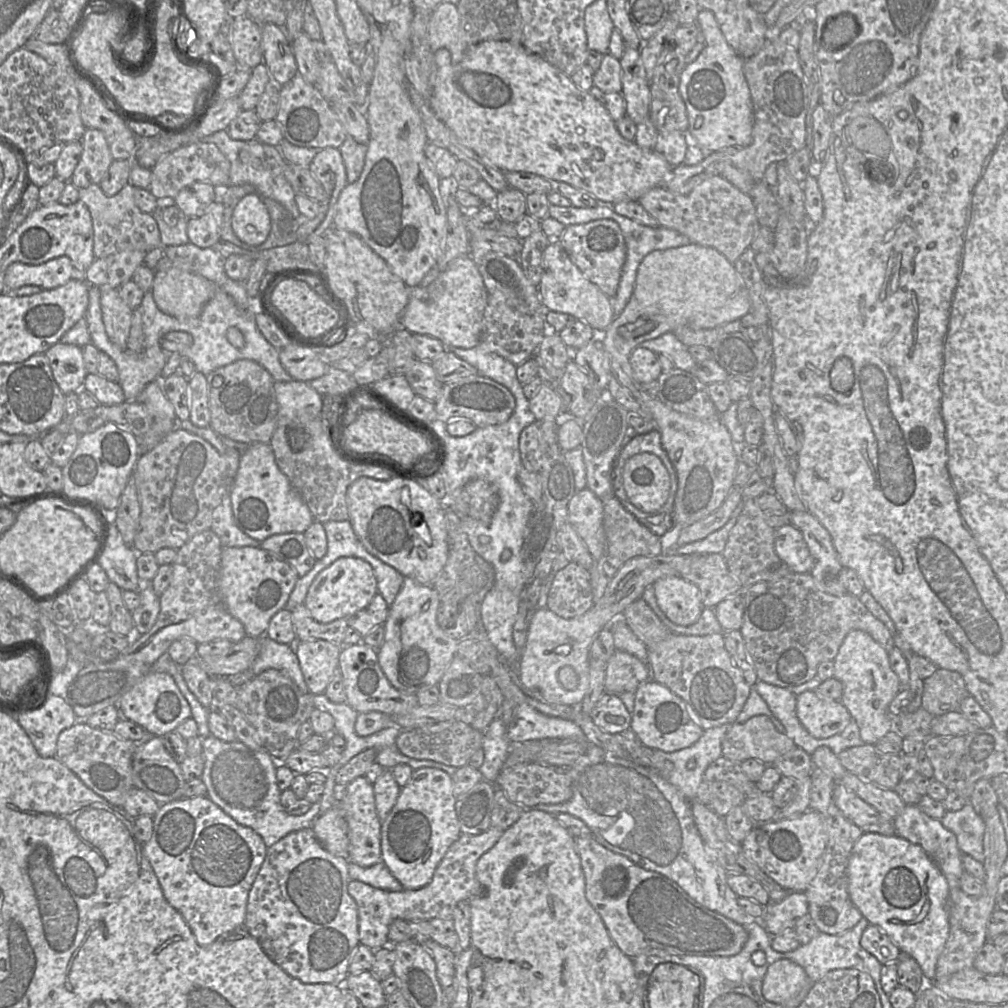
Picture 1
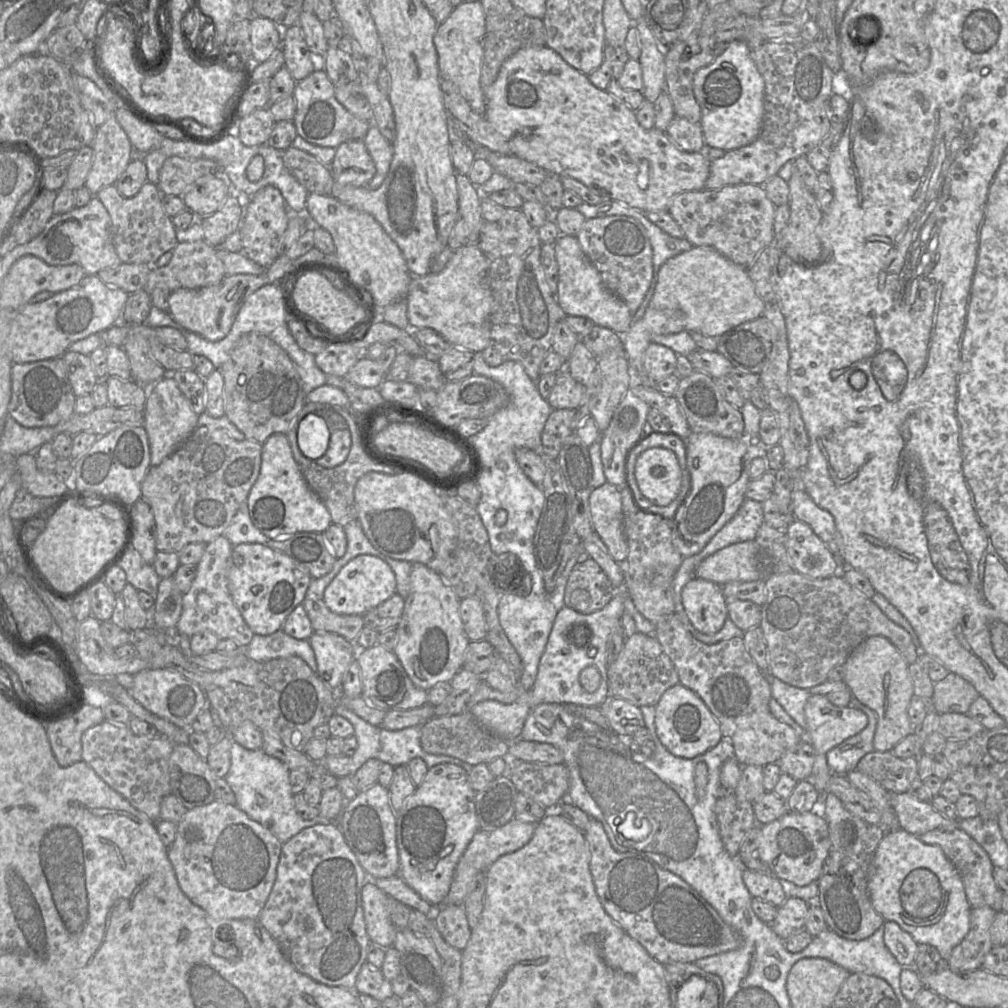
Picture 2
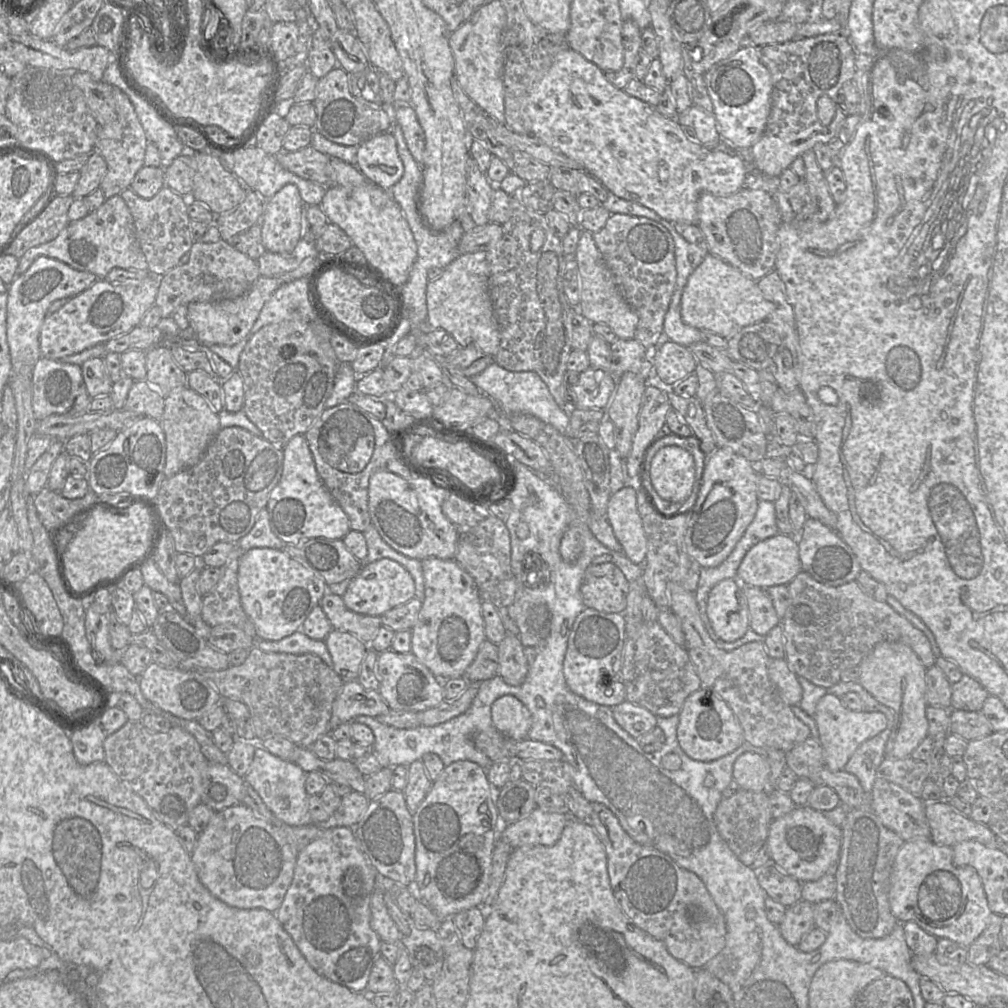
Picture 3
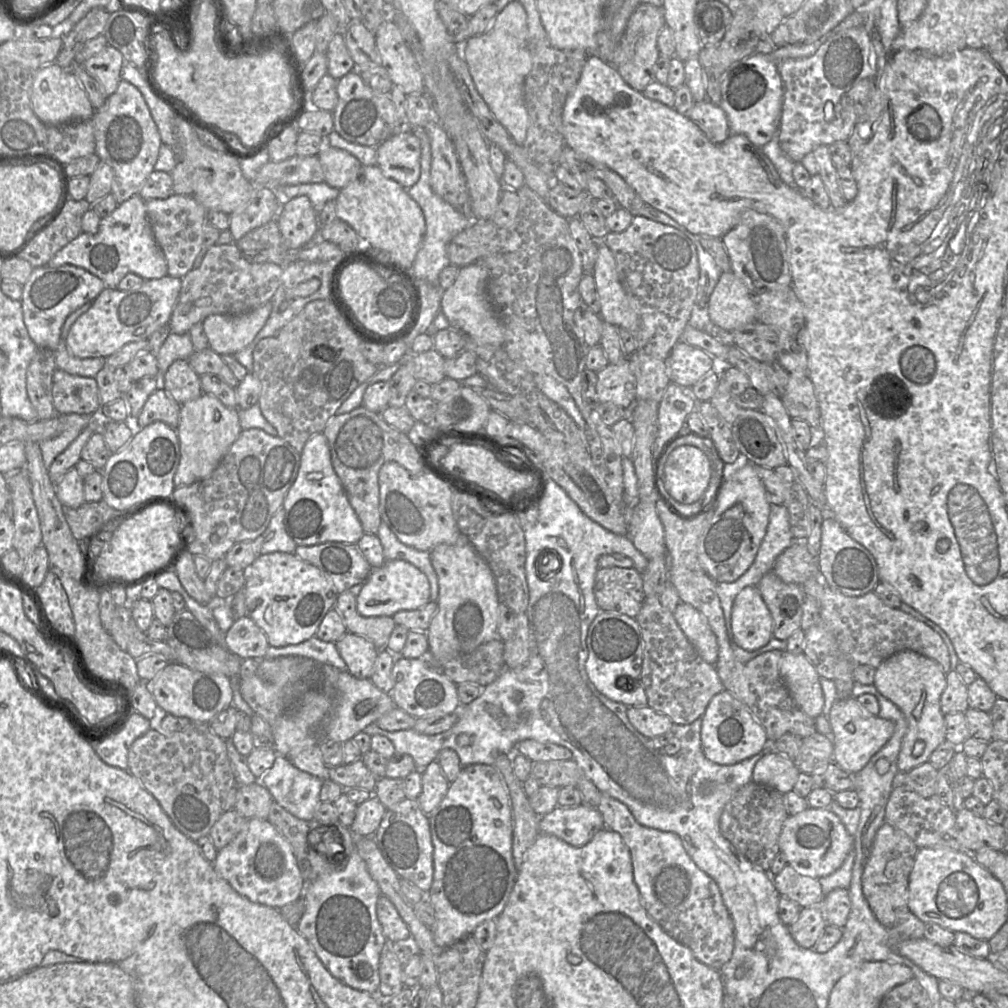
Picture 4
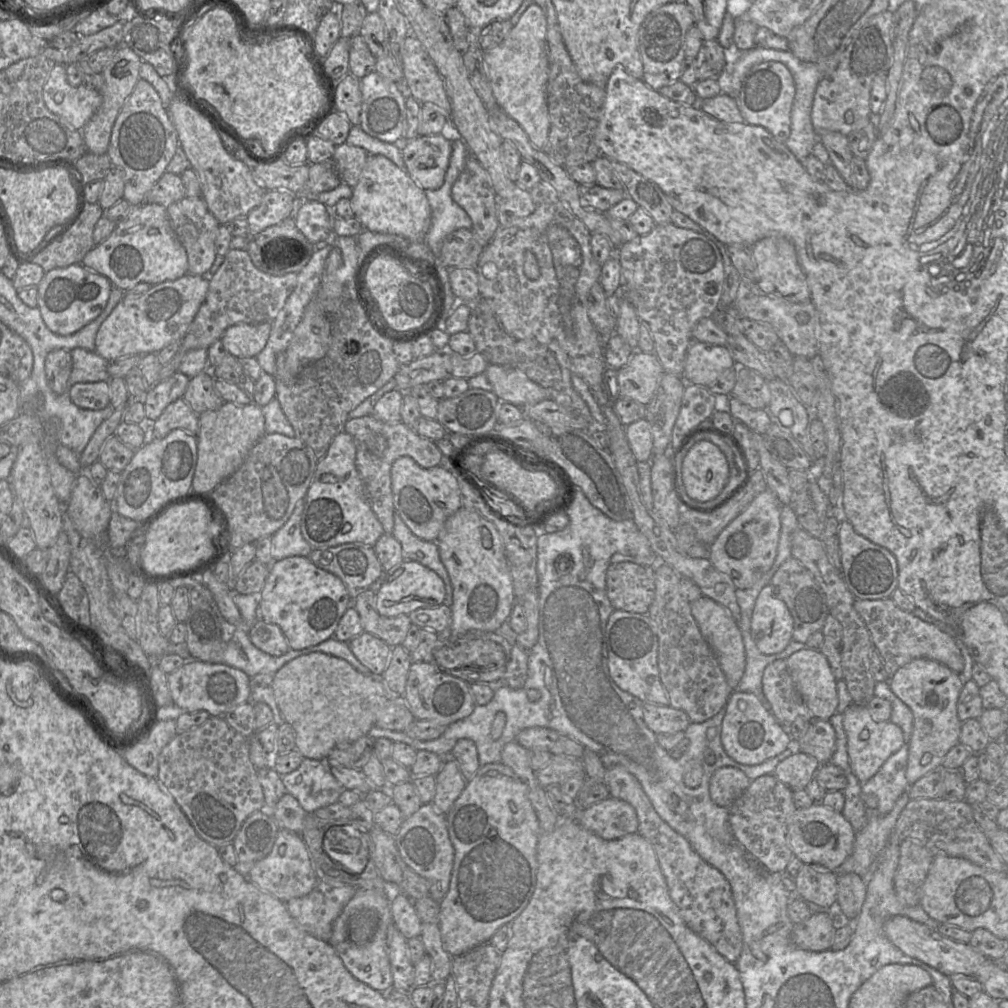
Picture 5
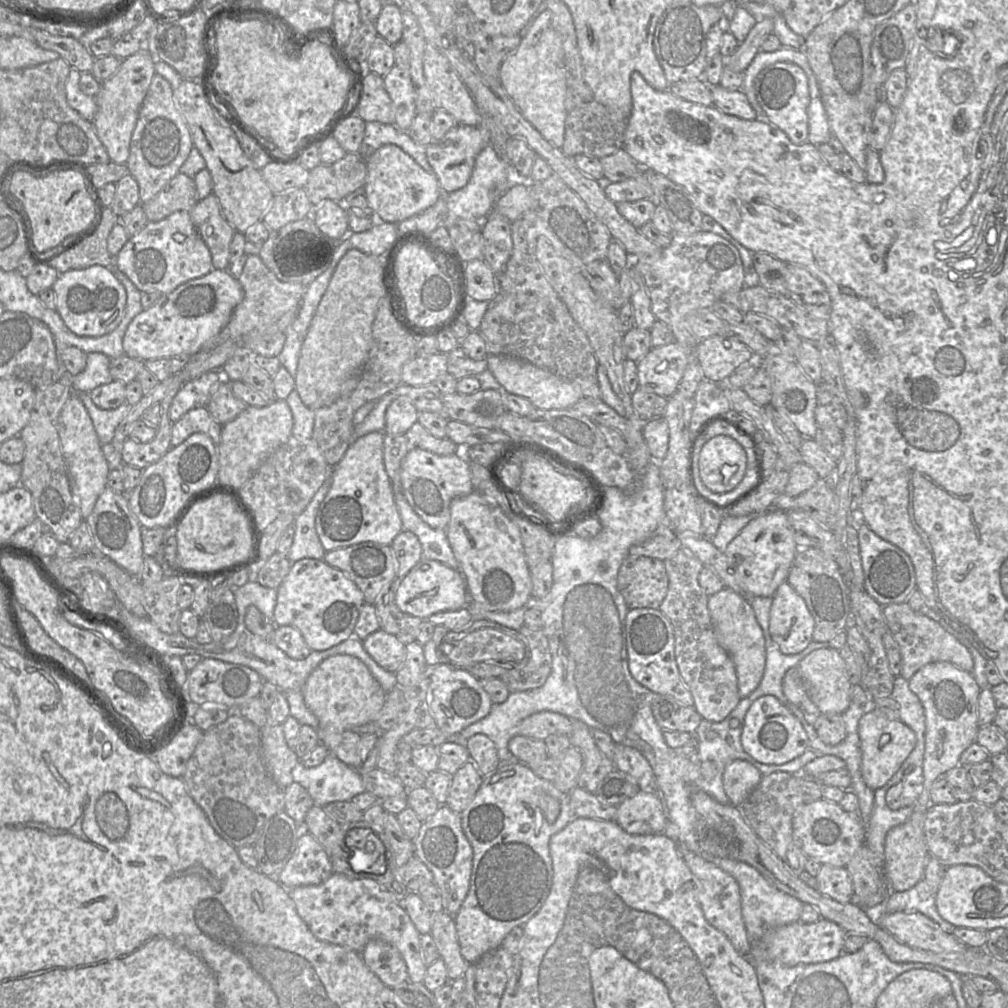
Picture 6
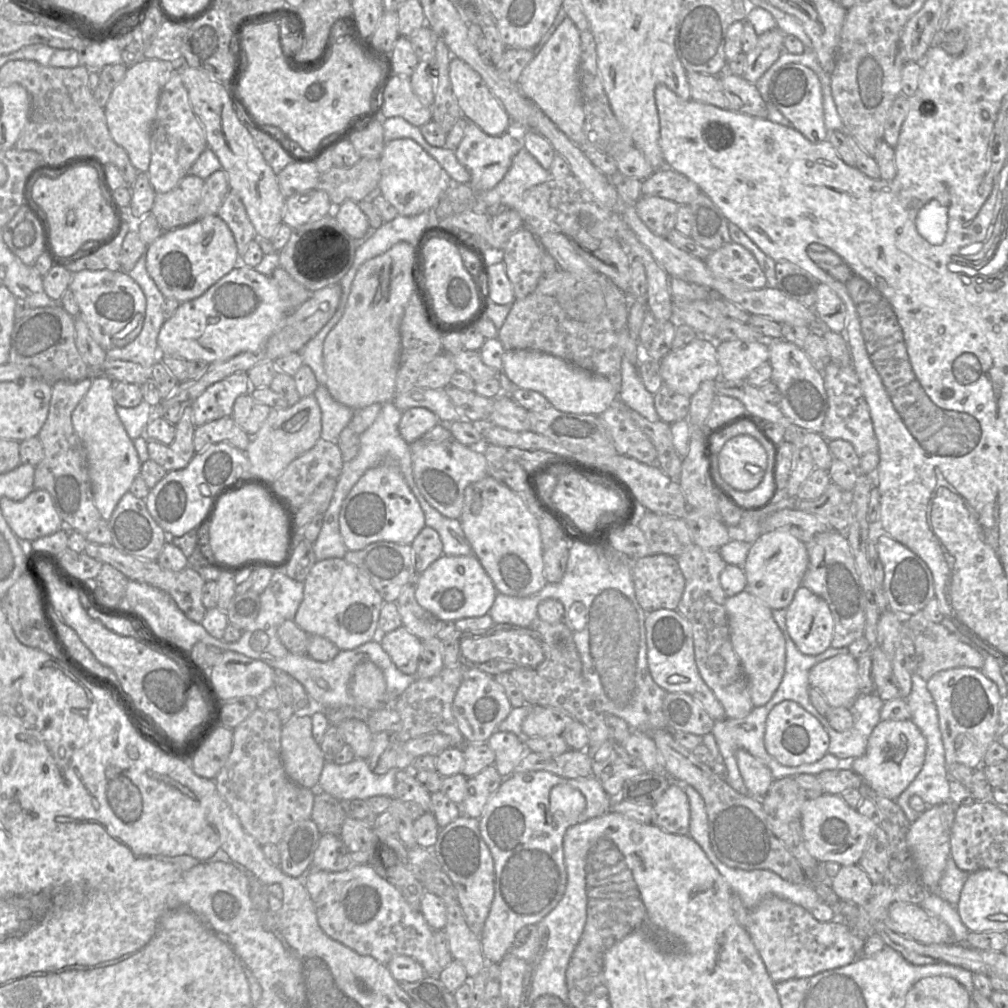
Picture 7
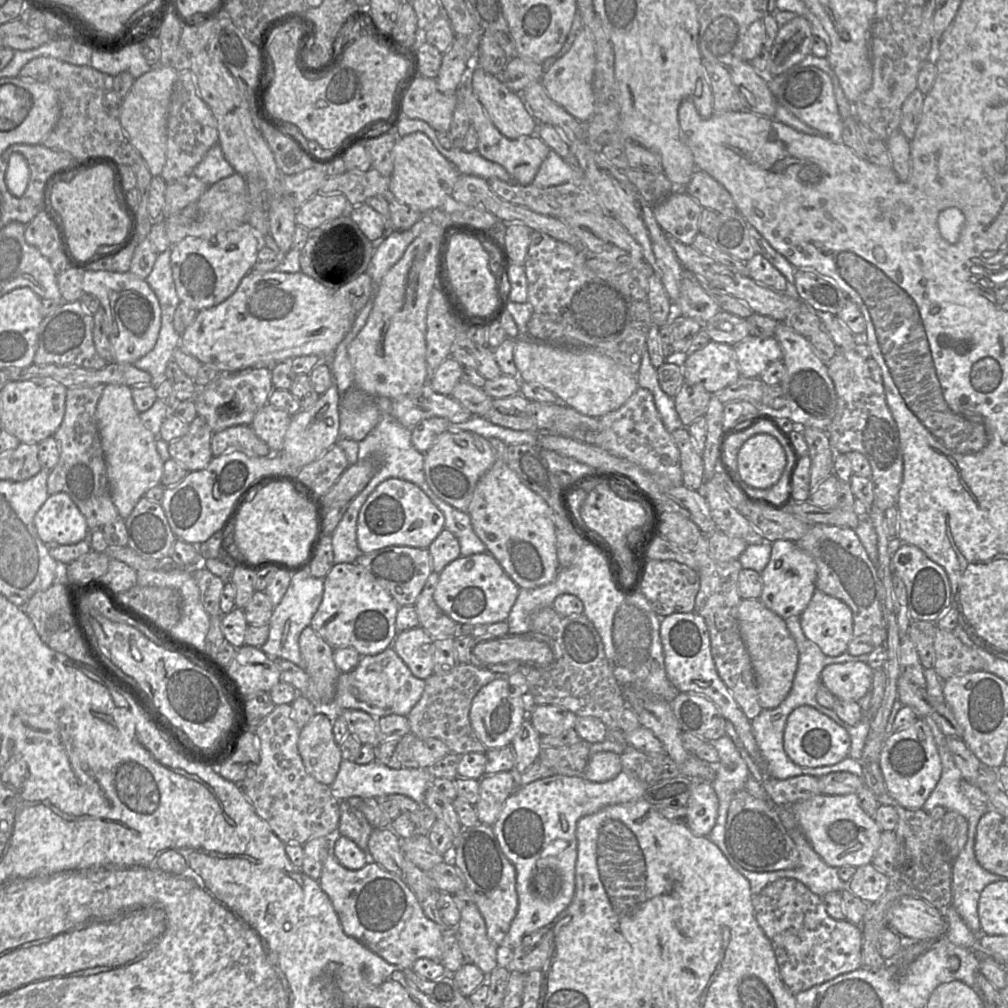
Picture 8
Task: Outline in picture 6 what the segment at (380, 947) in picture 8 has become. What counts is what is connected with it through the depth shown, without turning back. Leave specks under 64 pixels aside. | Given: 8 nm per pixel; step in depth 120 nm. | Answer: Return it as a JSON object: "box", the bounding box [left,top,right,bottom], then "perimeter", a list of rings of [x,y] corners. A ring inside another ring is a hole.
{"box":[290,874,427,982],"perimeter":[[[332,874],[318,885],[298,886],[290,891],[297,913],[316,938],[327,943],[348,948],[360,954],[365,945],[379,939],[394,947],[402,956],[409,976],[409,981],[423,982],[427,971],[420,951],[421,934],[416,929],[407,912],[399,906],[395,895],[384,889],[372,879],[352,879],[343,874]]]}

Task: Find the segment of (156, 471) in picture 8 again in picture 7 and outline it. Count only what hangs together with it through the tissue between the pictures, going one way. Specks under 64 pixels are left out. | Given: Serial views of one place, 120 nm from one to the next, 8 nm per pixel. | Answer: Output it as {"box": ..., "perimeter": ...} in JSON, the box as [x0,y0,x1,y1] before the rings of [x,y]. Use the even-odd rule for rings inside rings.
{"box":[72,376,142,521],"perimeter":[[[105,376],[90,379],[92,381],[88,392],[72,413],[72,424],[86,451],[94,503],[102,519],[107,521],[139,476],[142,462],[134,440],[128,436],[117,414],[117,405],[113,398],[114,381]]]}

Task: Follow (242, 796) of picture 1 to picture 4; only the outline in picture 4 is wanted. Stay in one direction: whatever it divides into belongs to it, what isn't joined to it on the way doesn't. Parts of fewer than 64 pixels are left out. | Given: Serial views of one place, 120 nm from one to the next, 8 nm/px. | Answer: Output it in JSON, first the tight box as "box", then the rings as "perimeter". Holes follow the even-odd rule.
{"box":[259,755,323,820],"perimeter":[[[278,755],[272,767],[259,778],[273,800],[291,815],[301,820],[313,820],[315,811],[321,803],[319,798],[323,780],[296,768],[286,757]]]}

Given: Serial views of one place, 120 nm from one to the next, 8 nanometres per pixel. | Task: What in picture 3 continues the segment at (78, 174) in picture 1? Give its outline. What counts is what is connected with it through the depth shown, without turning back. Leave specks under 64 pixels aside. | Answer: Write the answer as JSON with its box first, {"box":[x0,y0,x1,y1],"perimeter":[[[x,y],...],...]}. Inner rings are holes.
{"box":[94,86,148,199],"perimeter":[[[113,86],[112,91],[114,98],[113,119],[104,126],[98,125],[98,137],[94,150],[104,158],[107,164],[107,172],[99,186],[106,199],[120,195],[125,189],[130,188],[136,173],[144,166],[148,145],[145,130],[130,98],[116,86]]]}

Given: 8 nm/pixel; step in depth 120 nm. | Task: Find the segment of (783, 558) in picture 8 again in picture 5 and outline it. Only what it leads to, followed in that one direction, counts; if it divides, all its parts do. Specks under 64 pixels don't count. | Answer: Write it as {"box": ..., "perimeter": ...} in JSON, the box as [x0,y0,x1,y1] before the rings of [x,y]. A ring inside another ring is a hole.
{"box":[708,489,782,589],"perimeter":[[[770,489],[754,500],[730,522],[708,546],[708,559],[714,567],[729,576],[738,589],[750,589],[768,573],[775,562],[781,531],[782,504]]]}

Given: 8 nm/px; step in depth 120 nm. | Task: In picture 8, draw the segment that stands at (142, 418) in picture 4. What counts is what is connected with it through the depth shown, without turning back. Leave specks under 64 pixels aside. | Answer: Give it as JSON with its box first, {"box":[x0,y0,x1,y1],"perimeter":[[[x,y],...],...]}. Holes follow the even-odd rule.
{"box":[211,425,274,457],"perimeter":[[[249,425],[232,426],[214,432],[211,439],[211,451],[214,456],[236,450],[259,457],[274,454]]]}

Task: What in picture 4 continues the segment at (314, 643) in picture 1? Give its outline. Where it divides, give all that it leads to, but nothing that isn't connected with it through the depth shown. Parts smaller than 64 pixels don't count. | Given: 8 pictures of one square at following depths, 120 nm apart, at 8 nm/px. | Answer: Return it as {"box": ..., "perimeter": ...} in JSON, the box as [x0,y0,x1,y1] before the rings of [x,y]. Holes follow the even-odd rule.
{"box":[336,632,379,679],"perimeter":[[[347,632],[336,647],[346,663],[347,672],[356,678],[370,679],[379,649],[369,639]]]}

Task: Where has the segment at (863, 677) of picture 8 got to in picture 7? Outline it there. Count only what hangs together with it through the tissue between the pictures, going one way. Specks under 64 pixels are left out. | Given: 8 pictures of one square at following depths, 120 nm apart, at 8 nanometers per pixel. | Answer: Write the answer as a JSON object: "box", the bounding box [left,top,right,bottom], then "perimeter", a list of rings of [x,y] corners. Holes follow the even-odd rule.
{"box":[809,655,860,708],"perimeter":[[[837,655],[816,664],[809,672],[811,688],[818,689],[830,707],[850,708],[860,695],[858,664],[851,655]]]}

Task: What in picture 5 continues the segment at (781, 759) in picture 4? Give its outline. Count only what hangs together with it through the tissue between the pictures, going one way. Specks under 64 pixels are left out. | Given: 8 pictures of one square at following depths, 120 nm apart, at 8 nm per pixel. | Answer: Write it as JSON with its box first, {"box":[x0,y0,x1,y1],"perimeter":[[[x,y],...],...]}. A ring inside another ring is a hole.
{"box":[773,753,822,791],"perimeter":[[[796,753],[782,760],[773,775],[793,791],[805,789],[815,779],[816,772],[822,766],[816,758],[804,753]]]}

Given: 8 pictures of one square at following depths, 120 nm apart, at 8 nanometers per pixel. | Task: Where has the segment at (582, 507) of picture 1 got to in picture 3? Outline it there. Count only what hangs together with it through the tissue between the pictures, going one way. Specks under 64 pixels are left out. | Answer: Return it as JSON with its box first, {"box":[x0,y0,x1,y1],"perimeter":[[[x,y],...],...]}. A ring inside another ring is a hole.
{"box":[606,485,647,566],"perimeter":[[[626,485],[611,495],[606,514],[622,552],[631,562],[642,566],[647,552],[647,537],[637,501],[637,492],[631,485]]]}

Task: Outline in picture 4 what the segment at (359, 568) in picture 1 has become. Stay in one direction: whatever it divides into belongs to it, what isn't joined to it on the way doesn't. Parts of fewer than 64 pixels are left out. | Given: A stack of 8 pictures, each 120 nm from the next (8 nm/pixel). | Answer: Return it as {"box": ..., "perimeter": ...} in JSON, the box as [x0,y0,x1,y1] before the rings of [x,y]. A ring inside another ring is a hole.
{"box":[356,560,430,617],"perimeter":[[[401,560],[386,561],[381,567],[373,568],[356,600],[357,610],[364,617],[392,617],[399,611],[416,610],[426,605],[430,601],[430,583],[414,565]]]}

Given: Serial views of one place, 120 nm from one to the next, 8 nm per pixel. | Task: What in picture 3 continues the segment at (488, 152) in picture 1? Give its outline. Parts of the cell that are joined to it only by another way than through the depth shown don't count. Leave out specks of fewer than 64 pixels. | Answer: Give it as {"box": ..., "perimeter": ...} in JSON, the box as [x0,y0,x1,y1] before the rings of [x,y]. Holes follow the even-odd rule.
{"box":[522,49,753,225],"perimeter":[[[568,49],[559,53],[545,77],[534,87],[527,98],[527,105],[522,109],[522,117],[531,136],[540,140],[543,144],[562,153],[568,158],[578,162],[583,169],[597,179],[610,193],[620,199],[635,202],[658,214],[661,218],[671,223],[686,223],[697,225],[697,202],[702,193],[709,193],[716,197],[725,197],[736,193],[743,187],[748,187],[748,179],[753,178],[753,163],[749,158],[750,149],[736,149],[726,141],[720,141],[717,145],[702,145],[691,140],[679,125],[677,119],[668,119],[655,107],[627,95],[623,90],[614,87],[605,77],[605,73],[595,64],[585,59],[581,54]]]}

